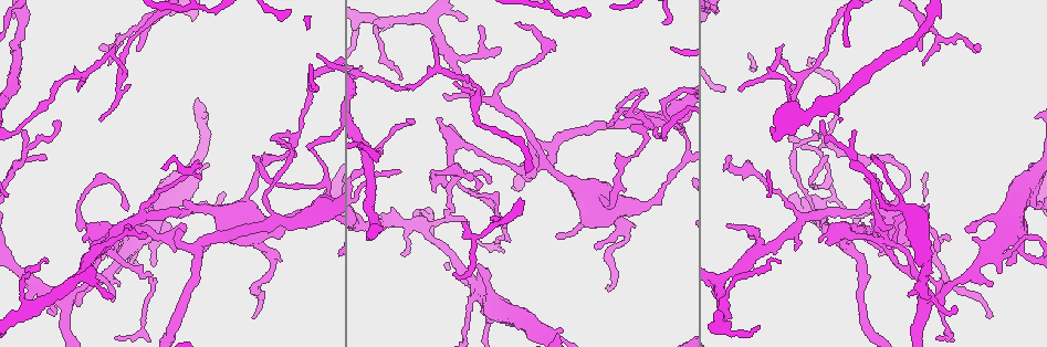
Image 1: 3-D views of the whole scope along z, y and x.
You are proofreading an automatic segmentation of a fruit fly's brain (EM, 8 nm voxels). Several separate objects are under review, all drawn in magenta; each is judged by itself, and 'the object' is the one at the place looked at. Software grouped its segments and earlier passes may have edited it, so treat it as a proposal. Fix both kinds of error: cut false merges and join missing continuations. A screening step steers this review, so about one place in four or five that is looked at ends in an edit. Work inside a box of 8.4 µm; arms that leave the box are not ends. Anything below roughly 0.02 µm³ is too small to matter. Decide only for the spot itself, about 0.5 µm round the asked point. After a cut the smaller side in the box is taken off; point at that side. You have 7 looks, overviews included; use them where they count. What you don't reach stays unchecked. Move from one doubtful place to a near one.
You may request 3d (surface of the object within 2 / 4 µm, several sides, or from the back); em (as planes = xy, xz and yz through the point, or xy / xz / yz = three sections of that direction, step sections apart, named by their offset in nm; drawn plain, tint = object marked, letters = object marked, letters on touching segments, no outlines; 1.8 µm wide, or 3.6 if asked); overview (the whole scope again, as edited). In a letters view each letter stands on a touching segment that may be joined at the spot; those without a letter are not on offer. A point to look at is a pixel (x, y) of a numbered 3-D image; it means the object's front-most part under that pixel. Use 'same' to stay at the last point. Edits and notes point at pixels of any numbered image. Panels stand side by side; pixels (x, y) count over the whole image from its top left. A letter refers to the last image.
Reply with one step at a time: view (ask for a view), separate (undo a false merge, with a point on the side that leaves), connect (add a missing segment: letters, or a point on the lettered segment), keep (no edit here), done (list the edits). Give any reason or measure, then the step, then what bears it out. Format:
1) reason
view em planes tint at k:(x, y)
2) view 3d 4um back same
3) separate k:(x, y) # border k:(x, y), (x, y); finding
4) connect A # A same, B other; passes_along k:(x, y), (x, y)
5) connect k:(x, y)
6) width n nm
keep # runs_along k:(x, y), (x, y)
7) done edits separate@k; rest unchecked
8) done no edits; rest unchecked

sudden change in width
view 3d 4um at 1:(363, 73)

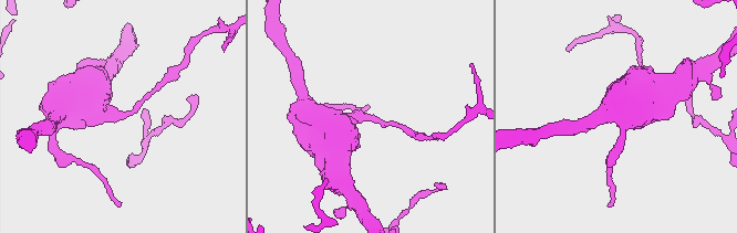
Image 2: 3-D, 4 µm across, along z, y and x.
view em planes tint at 2:(125, 116)

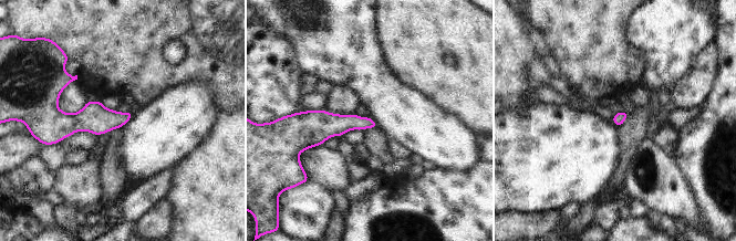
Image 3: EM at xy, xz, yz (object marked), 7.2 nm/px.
view em planes letters same

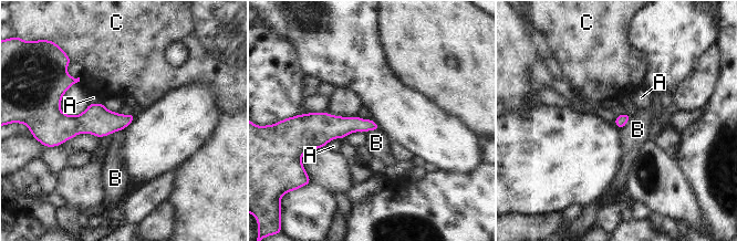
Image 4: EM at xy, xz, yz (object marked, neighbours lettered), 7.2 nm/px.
width 90 nm
keep # A other, B other, C other; border 4:(379, 129), (369, 129), (364, 133); continuous, no second cell

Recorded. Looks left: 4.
sharp bend
view 3d 2um at 1:(112, 55)

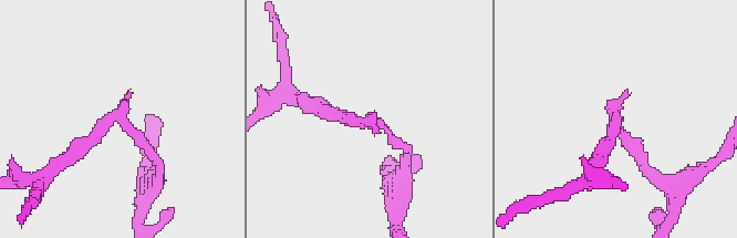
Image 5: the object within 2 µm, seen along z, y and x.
shape alone is not enough
view em xy step 16 tint at 5:(122, 120)

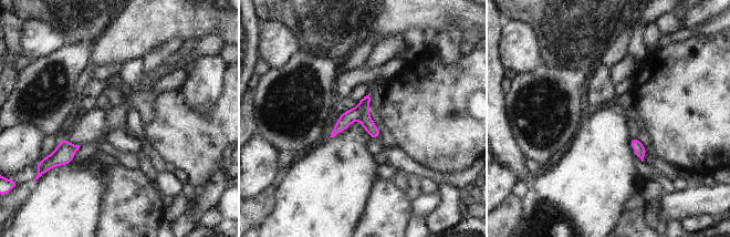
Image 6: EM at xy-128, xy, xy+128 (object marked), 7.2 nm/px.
view em planes letters same

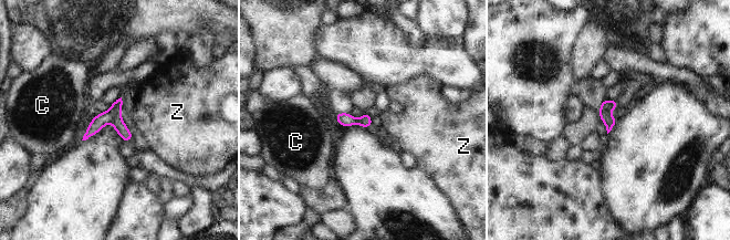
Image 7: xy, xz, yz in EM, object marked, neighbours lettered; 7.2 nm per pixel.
separate 7:(116, 122) # C other, Z other; border 7:(121, 100), (121, 104), (114, 112); two cells meet here

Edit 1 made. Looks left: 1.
thin end
view em planes letters at 1:(501, 48)

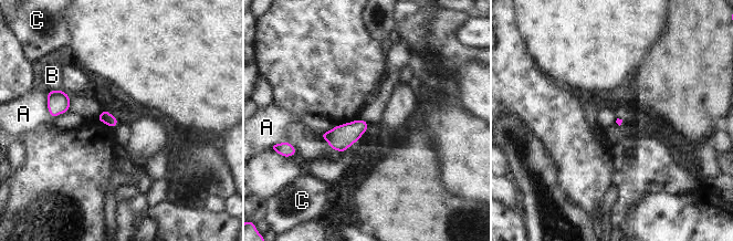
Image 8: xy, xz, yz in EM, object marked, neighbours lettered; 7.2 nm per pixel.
longest_contact A 170 nm
keep # A other, B other, C other; no lettered segment goes on from it

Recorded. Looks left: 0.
done edits separate@7; rest unchecked

